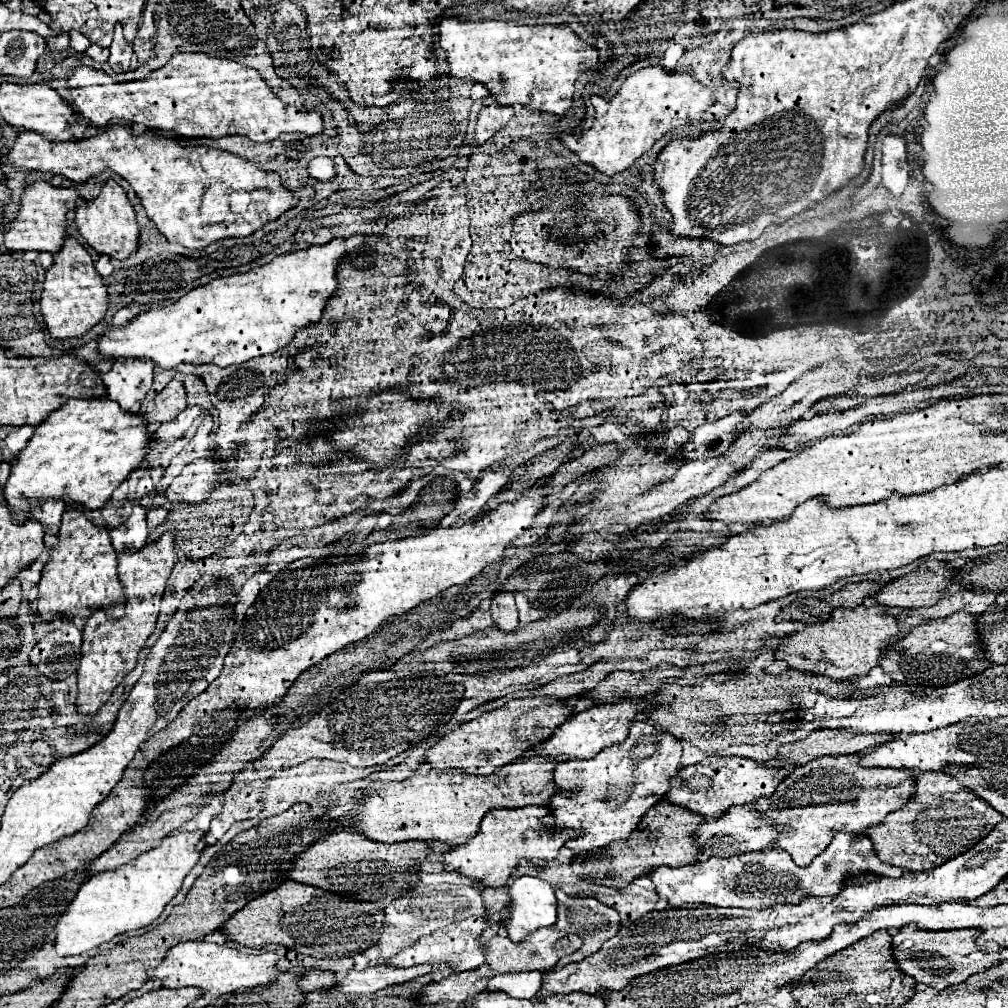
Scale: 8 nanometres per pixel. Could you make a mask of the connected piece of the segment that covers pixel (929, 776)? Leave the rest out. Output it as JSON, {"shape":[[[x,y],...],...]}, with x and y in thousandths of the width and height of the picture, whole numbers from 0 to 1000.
{"shape":[[[938,766],[911,768],[909,784],[911,788],[907,790],[907,796],[899,800],[899,804],[889,804],[887,808],[881,808],[875,817],[859,823],[859,829],[863,829],[875,855],[905,865],[923,863],[970,837],[970,833],[982,827],[982,821],[996,813],[996,810],[978,794],[970,792],[964,784],[954,780]]]}

